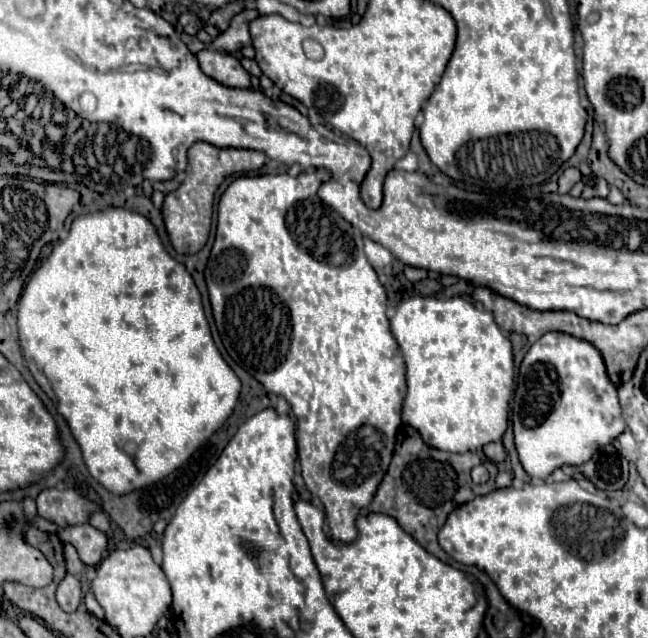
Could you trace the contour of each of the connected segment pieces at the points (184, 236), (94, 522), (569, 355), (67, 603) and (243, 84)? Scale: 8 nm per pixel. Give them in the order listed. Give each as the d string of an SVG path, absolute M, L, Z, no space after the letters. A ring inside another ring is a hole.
M198 141L188 149L188 169L186 169L186 179L184 183L174 191L168 193L162 205L162 215L166 223L166 231L170 235L172 247L178 253L198 253L210 233L210 223L212 223L212 203L214 195L220 187L220 183L228 175L236 173L250 173L258 171L266 161L266 155L260 151L248 151L248 149L220 149L210 143Z
M96 513L96 515L92 515L90 525L96 527L98 531L102 531L102 533L108 533L108 531L110 531L110 519L108 519L106 513Z
M546 333L526 353L520 365L518 387L512 405L514 443L524 471L534 479L546 479L554 469L562 465L582 465L598 449L612 443L624 429L626 421L618 403L618 391L610 383L600 351L584 339L576 339L568 333Z
M66 575L66 579L58 585L58 591L56 591L56 601L58 605L66 611L66 613L72 613L80 607L80 601L82 601L82 589L80 589L80 581L78 577L74 575Z
M204 49L196 57L200 61L200 69L208 77L212 77L214 81L218 81L218 83L222 83L226 87L250 89L250 75L242 69L240 61L234 55Z

